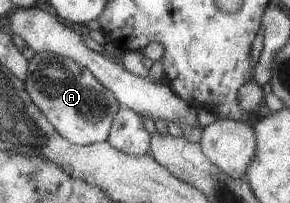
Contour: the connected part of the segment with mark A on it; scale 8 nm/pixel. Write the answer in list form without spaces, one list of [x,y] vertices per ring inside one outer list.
[[[36,52],[26,77],[27,91],[55,129],[79,146],[108,141],[121,103],[90,69],[67,56]]]

